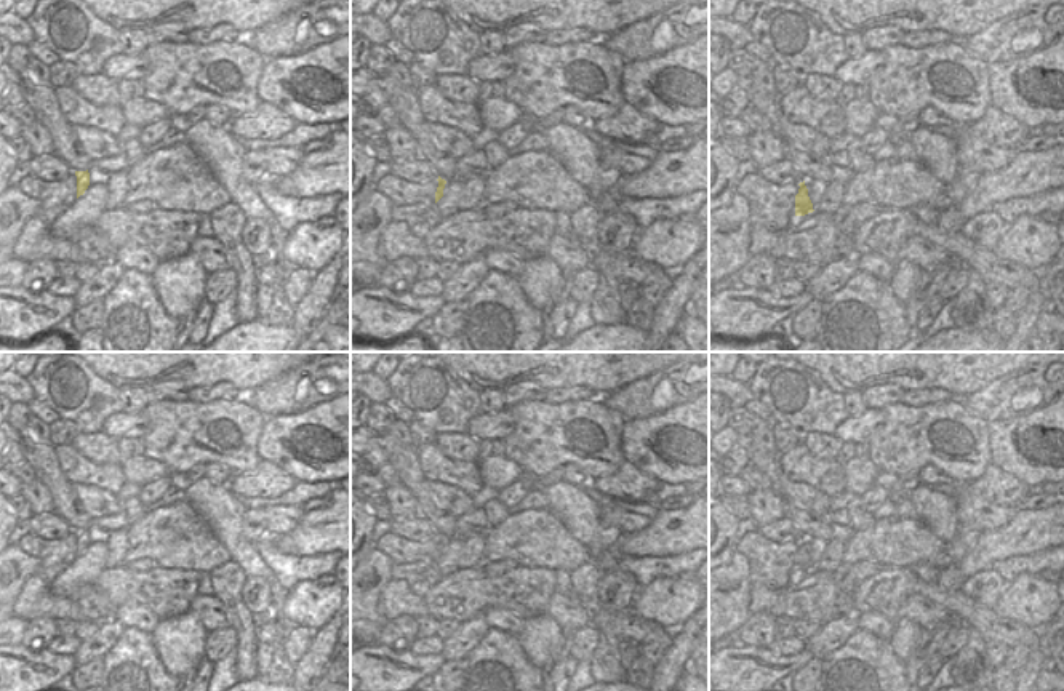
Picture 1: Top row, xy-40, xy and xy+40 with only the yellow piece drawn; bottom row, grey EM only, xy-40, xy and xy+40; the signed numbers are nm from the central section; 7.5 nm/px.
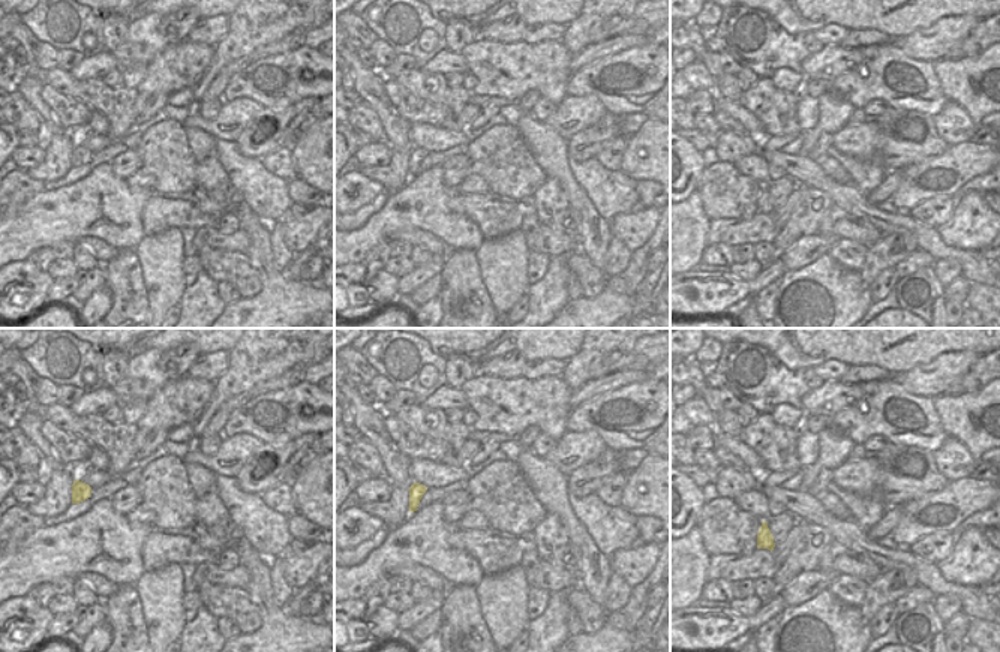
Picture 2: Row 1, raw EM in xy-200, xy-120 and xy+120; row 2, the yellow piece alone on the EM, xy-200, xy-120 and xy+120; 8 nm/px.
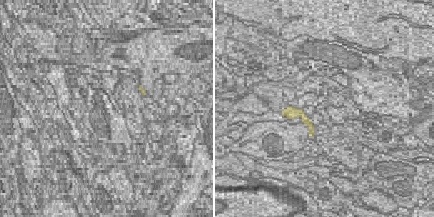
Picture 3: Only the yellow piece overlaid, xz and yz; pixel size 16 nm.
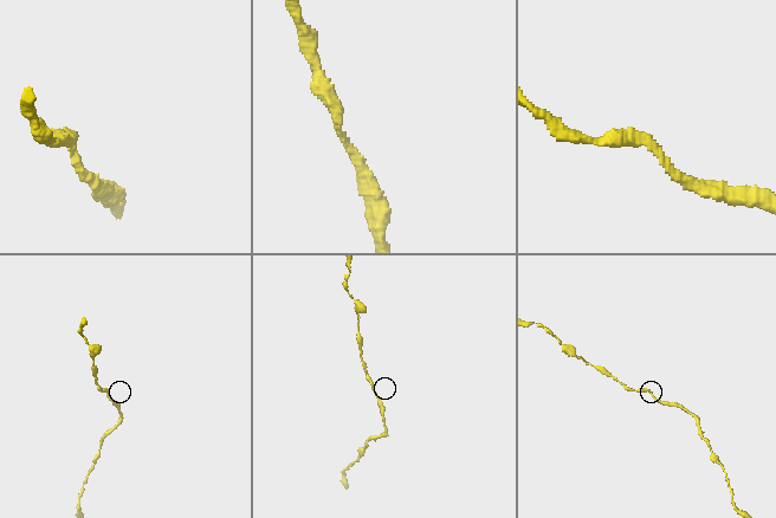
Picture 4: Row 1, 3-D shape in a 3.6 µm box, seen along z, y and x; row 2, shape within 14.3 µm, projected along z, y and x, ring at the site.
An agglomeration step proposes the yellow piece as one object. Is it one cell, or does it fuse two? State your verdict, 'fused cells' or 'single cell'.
single cell

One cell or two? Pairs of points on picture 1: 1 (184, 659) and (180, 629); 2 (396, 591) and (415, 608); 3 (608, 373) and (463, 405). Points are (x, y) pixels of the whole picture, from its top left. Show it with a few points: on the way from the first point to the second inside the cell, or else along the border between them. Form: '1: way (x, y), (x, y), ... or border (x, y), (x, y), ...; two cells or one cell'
1: way (181, 651), (180, 637); one cell
2: way (400, 595), (410, 603); one cell
3: border (450, 368), (479, 392); two cells

